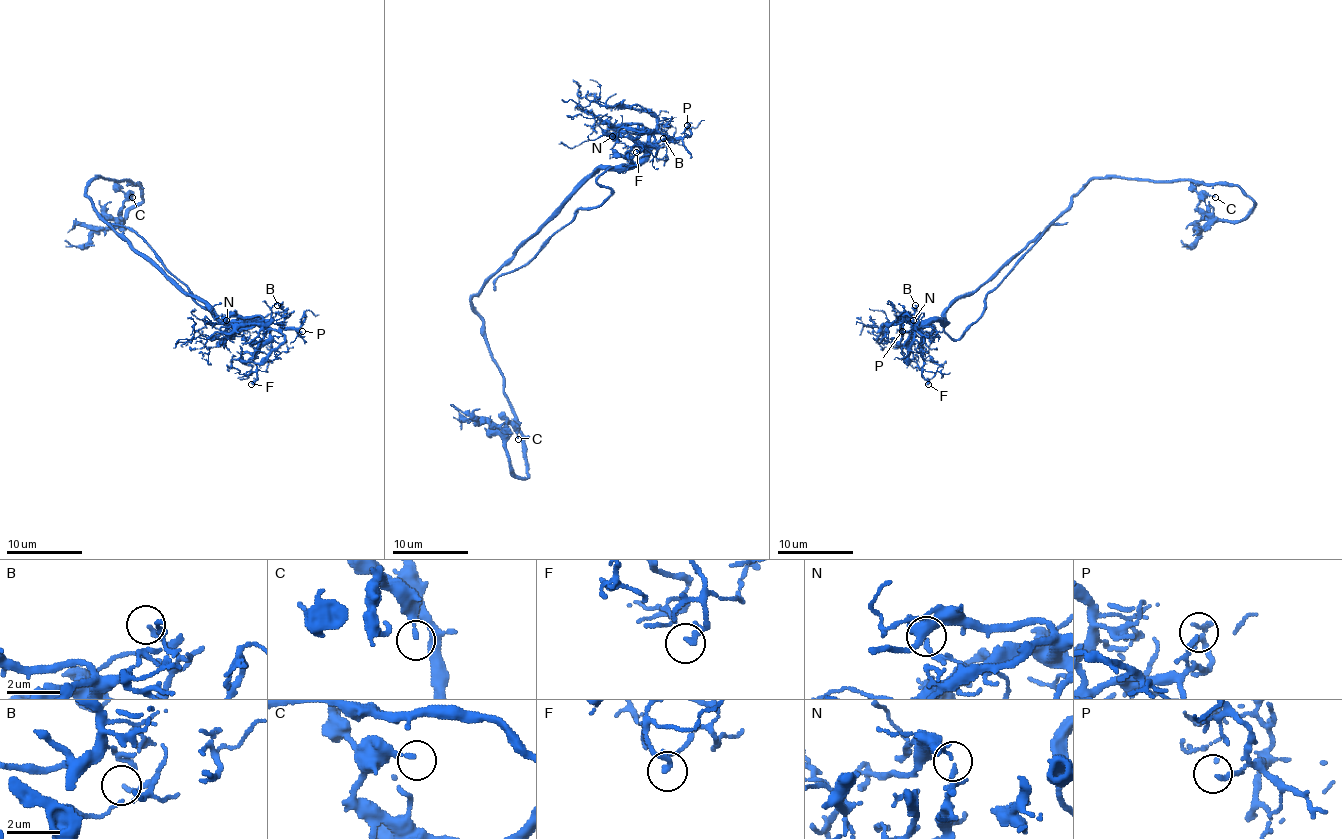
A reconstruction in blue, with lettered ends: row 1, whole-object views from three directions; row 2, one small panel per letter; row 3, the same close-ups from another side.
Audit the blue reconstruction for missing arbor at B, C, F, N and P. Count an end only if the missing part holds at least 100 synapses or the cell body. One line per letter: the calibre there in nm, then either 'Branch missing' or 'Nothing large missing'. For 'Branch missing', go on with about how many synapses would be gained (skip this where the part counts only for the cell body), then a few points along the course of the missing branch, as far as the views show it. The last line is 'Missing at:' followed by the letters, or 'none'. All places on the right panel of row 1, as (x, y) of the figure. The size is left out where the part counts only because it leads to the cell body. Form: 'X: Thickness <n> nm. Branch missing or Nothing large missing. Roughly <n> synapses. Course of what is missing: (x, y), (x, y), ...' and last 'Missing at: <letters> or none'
B: Thickness 140 nm. Nothing large missing
C: Thickness 190 nm. Nothing large missing
F: Thickness 130 nm. Nothing large missing
N: Thickness 110 nm. Nothing large missing
P: Thickness 130 nm. Nothing large missing
Missing at: none

